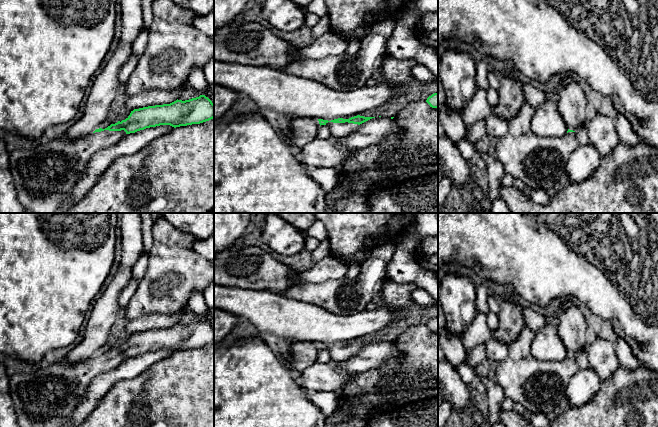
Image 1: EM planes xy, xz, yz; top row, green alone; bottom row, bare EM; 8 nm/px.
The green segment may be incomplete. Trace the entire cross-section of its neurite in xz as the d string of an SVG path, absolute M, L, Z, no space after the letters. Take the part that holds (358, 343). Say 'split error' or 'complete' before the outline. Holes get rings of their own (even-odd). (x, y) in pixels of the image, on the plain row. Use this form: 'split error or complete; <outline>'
split error; M354 340L349 343L338 342L331 345L318 343L320 350L327 349L330 352L331 359L335 362L345 361L349 357L355 355L362 347L375 342Z

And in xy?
split error; M205 319L189 324L176 324L170 328L148 330L131 335L125 344L77 364L65 361L45 365L30 373L16 373L9 377L9 390L20 427L65 427L86 395L90 383L101 374L115 369L123 360L150 351L170 349L174 352L200 348L214 342L214 328Z

